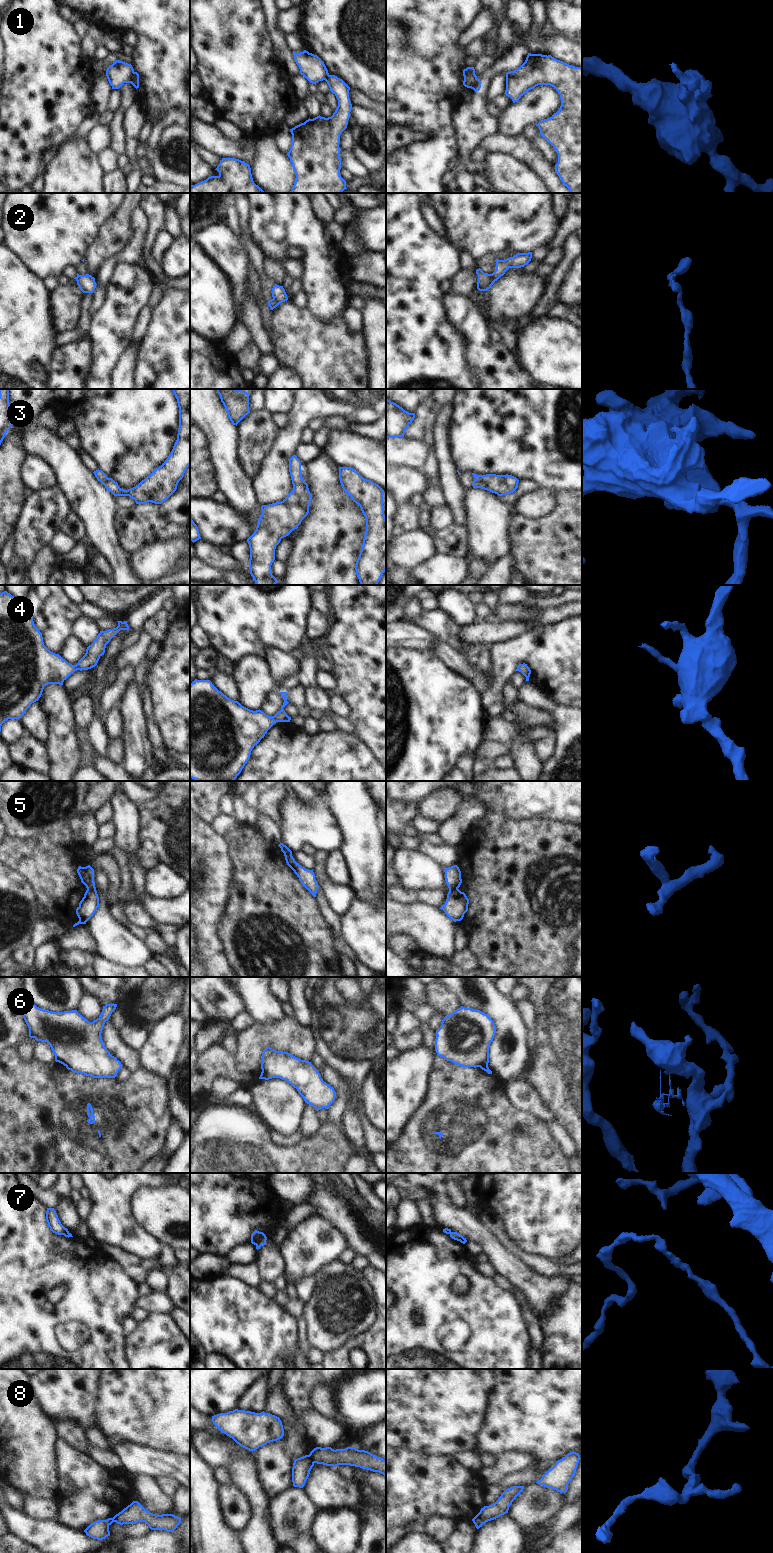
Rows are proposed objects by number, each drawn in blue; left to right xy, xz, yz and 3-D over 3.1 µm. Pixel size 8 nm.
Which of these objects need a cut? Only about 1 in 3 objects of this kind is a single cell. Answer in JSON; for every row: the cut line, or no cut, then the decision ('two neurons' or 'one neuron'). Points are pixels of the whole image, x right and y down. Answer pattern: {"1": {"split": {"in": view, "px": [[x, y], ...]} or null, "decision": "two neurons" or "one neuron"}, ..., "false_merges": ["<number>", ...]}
{"1": {"split": {"in": "xy", "px": [[134, 72], [129, 82]]}, "decision": "two neurons"}, "2": {"split": {"in": "yz", "px": [[490, 274], [494, 281]]}, "decision": "two neurons"}, "3": {"split": null, "decision": "one neuron"}, "4": {"split": null, "decision": "one neuron"}, "5": {"split": {"in": "xy", "px": [[87, 888], [95, 889]]}, "decision": "two neurons"}, "6": {"split": {"in": "xy", "px": [[66, 1066], [74, 1071]]}, "decision": "two neurons"}, "7": {"split": {"in": "xz", "px": [[265, 1236], [262, 1236], [254, 1244]]}, "decision": "two neurons"}, "8": {"split": {"in": "xz", "px": [[308, 1455], [313, 1463]]}, "decision": "two neurons"}, "false_merges": ["1", "2", "5", "6", "7", "8"]}

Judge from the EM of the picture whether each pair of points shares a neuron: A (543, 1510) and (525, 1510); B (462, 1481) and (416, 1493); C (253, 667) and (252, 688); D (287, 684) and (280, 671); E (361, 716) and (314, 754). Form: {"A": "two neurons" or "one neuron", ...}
{"A": "one neuron", "B": "one neuron", "C": "one neuron", "D": "two neurons", "E": "two neurons"}

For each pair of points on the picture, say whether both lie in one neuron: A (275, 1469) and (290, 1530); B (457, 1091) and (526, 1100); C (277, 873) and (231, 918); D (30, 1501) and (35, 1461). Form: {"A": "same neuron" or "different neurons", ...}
{"A": "different neurons", "B": "different neurons", "C": "same neuron", "D": "different neurons"}

